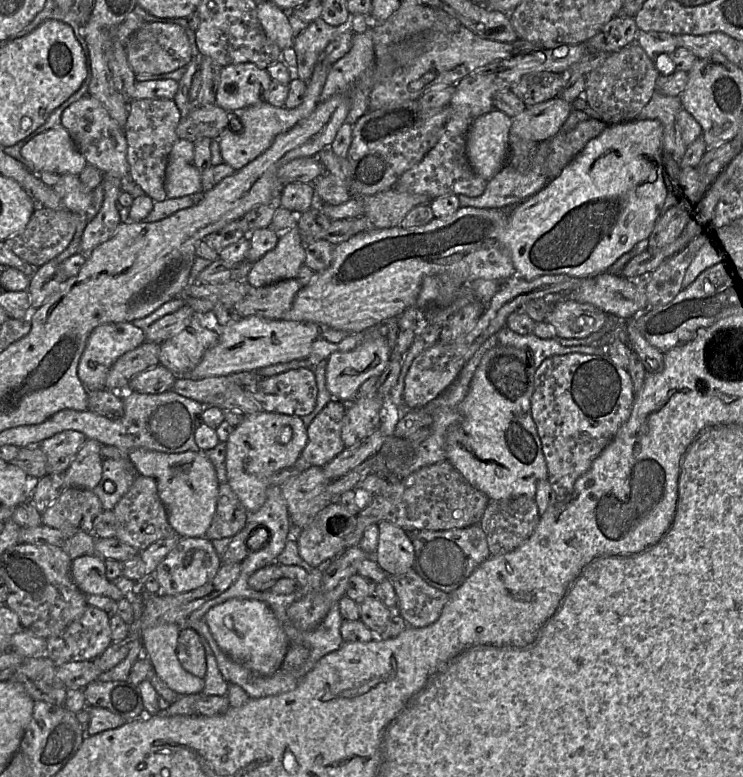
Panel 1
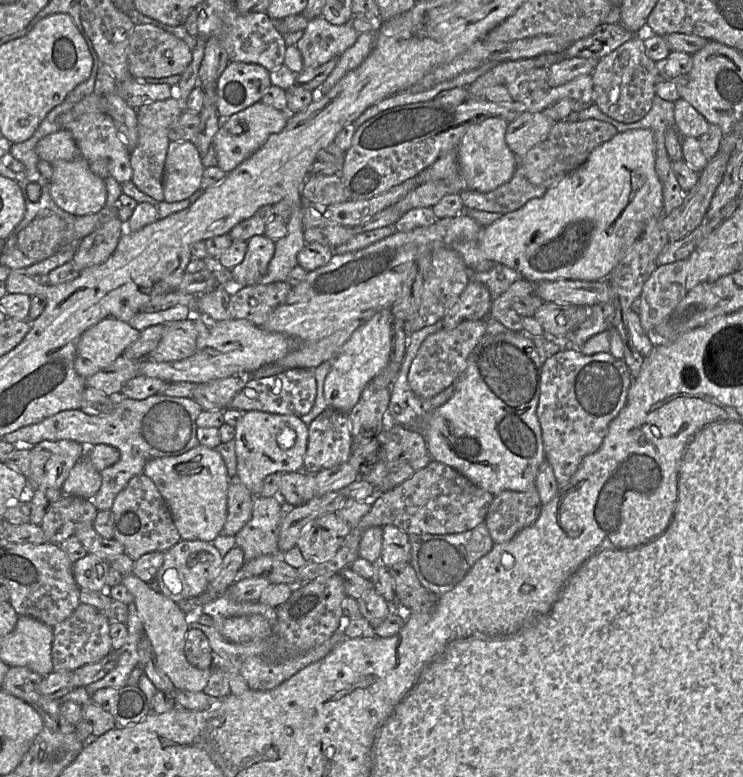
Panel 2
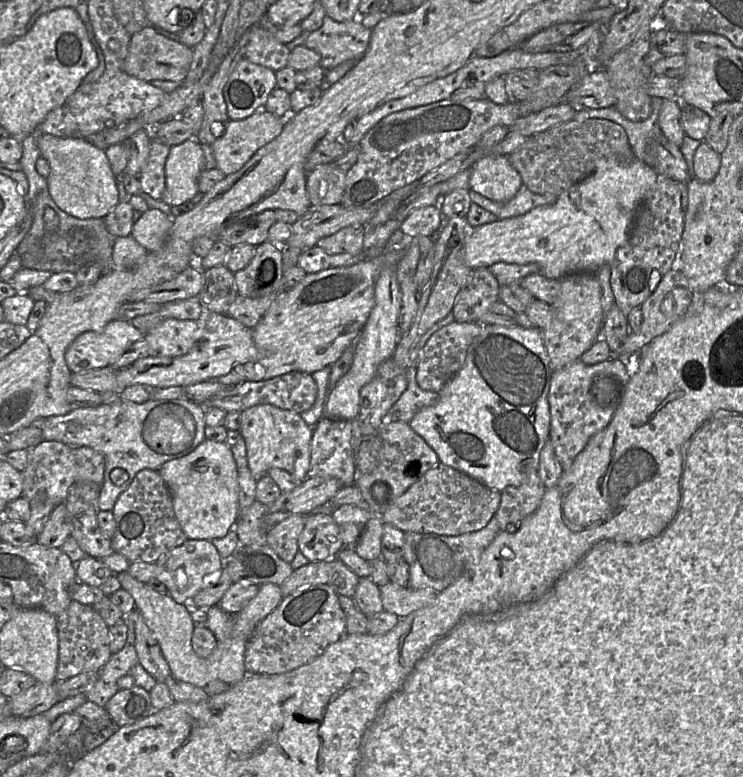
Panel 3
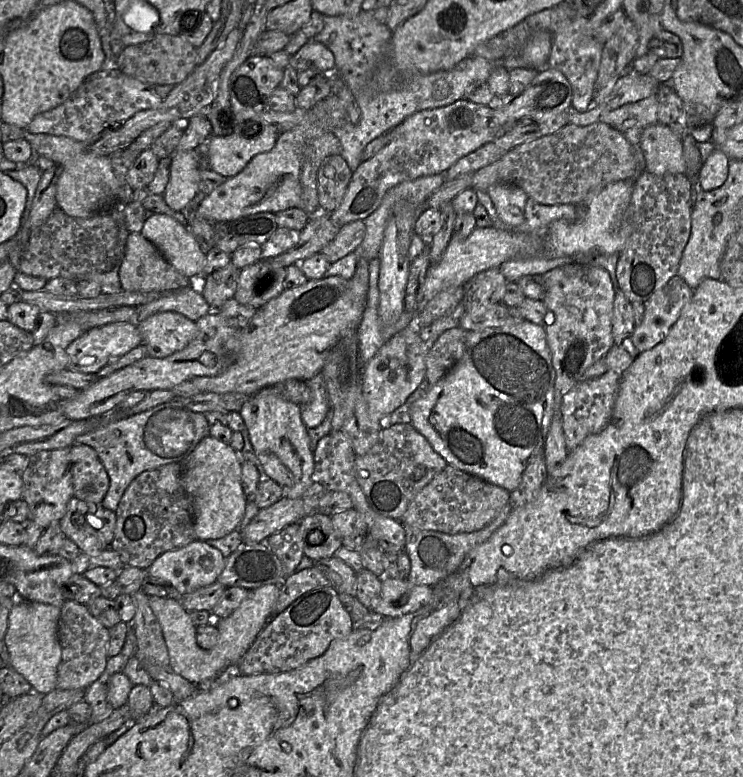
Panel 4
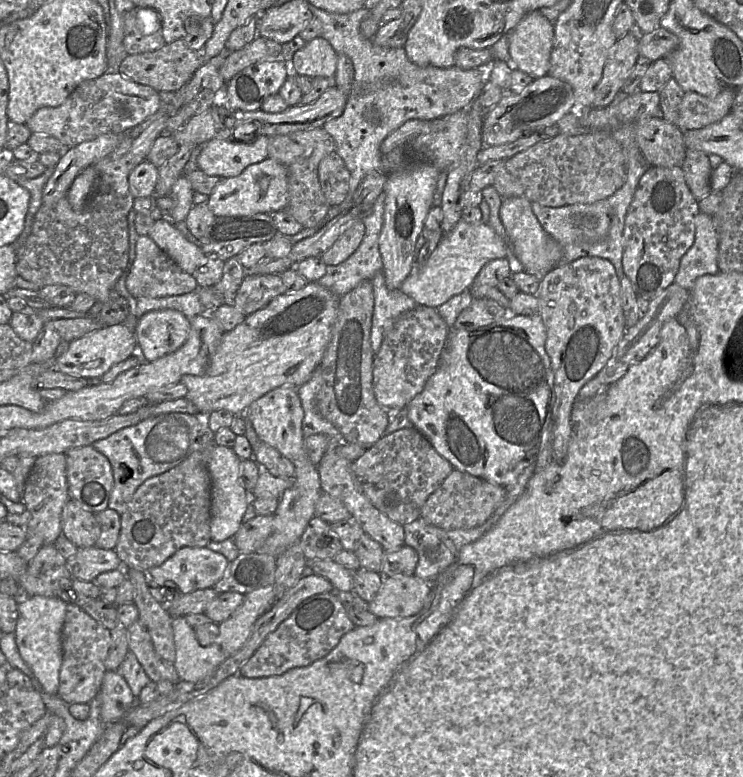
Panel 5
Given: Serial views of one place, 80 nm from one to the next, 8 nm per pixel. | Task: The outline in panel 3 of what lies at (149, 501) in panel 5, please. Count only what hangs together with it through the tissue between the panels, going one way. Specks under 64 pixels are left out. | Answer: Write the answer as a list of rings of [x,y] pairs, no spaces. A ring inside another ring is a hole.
[[[158,470],[139,471],[129,487],[119,495],[112,512],[115,519],[112,547],[115,552],[125,556],[130,563],[156,563],[160,556],[182,545],[188,539],[175,516],[172,495]]]

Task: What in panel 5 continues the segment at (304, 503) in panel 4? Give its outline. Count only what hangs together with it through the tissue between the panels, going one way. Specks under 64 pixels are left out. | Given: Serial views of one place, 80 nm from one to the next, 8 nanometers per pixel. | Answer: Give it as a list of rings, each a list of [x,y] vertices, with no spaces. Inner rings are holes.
[[[256,515],[248,522],[242,523],[233,537],[239,552],[246,554],[258,551],[271,534],[273,525],[274,515]]]

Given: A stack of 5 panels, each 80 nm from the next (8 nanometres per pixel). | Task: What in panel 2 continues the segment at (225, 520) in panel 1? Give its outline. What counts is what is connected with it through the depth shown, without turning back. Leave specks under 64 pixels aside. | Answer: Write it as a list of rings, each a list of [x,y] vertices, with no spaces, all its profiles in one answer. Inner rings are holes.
[[[236,475],[229,481],[227,518],[221,535],[236,536],[252,516],[255,496]]]

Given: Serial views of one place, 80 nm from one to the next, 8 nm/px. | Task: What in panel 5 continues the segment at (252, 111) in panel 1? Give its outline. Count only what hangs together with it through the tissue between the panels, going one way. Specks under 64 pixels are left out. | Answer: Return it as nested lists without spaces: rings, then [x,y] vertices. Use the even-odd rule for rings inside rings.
[[[265,135],[248,142],[212,139],[201,147],[198,168],[221,179],[236,177],[248,166],[268,158],[269,139]]]

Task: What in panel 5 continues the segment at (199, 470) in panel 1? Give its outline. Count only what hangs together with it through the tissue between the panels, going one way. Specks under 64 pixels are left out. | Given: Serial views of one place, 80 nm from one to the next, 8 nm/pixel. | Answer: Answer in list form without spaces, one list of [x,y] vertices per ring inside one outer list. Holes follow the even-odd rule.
[[[213,442],[203,448],[204,460],[211,477],[211,540],[214,542],[233,538],[243,523],[243,516],[251,502],[251,495],[240,475],[241,459],[232,448]]]

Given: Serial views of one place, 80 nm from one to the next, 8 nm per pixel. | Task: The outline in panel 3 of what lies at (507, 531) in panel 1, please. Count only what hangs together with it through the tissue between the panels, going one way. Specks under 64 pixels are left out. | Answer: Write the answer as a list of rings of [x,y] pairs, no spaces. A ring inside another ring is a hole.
[[[533,470],[521,485],[508,486],[501,491],[500,504],[494,515],[499,531],[510,530],[533,514],[541,503],[545,489],[537,470]]]

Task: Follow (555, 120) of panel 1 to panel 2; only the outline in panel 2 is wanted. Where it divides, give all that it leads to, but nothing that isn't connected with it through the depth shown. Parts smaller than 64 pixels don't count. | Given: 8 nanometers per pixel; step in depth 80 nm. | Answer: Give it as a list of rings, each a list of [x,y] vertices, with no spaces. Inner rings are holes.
[[[524,112],[508,124],[505,141],[516,157],[544,140],[555,122],[545,113]]]

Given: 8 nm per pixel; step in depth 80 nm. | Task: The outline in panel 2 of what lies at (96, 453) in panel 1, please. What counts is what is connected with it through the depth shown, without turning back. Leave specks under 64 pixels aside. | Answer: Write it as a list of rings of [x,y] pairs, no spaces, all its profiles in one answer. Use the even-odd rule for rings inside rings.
[[[84,456],[71,469],[62,486],[62,492],[64,495],[93,500],[101,487],[101,480],[100,472]]]

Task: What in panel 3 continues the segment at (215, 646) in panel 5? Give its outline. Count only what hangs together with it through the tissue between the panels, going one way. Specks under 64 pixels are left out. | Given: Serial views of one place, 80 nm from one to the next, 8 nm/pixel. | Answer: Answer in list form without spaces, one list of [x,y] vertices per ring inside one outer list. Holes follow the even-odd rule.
[[[127,571],[120,572],[117,576],[122,588],[134,598],[135,609],[143,616],[158,641],[171,670],[171,675],[179,681],[202,688],[213,680],[221,680],[232,686],[244,678],[246,675],[244,658],[247,644],[258,624],[275,610],[284,598],[280,586],[273,583],[261,585],[258,594],[242,610],[234,614],[229,636],[218,642],[211,655],[202,658],[194,652],[192,647],[195,623],[189,605],[176,602],[169,594],[155,591],[146,583],[136,580]]]

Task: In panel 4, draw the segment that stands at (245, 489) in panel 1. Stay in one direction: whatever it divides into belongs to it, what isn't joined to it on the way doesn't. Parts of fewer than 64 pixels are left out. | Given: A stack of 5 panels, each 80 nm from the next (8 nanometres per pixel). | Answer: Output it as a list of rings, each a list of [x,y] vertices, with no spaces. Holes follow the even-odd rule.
[[[267,387],[251,396],[240,414],[255,454],[275,454],[293,474],[293,484],[285,488],[284,496],[290,499],[301,497],[314,483],[312,475],[315,466],[308,428],[301,418],[301,406],[283,399],[275,387]]]

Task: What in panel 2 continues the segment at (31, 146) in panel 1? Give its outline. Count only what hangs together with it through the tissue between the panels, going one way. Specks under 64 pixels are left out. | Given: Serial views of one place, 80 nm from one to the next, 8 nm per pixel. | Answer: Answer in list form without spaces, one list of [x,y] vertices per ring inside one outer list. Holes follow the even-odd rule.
[[[60,129],[42,138],[36,145],[36,153],[40,160],[49,163],[56,160],[72,161],[81,156],[68,129]]]

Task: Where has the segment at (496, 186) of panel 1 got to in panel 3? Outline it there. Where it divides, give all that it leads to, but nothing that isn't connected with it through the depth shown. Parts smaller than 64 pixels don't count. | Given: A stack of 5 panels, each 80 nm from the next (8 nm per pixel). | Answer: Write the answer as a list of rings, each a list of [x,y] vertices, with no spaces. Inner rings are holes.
[[[524,184],[521,185],[516,195],[505,203],[490,200],[472,190],[469,190],[469,196],[472,203],[489,211],[497,219],[521,216],[535,207],[553,204],[557,199],[553,194],[533,193]]]

